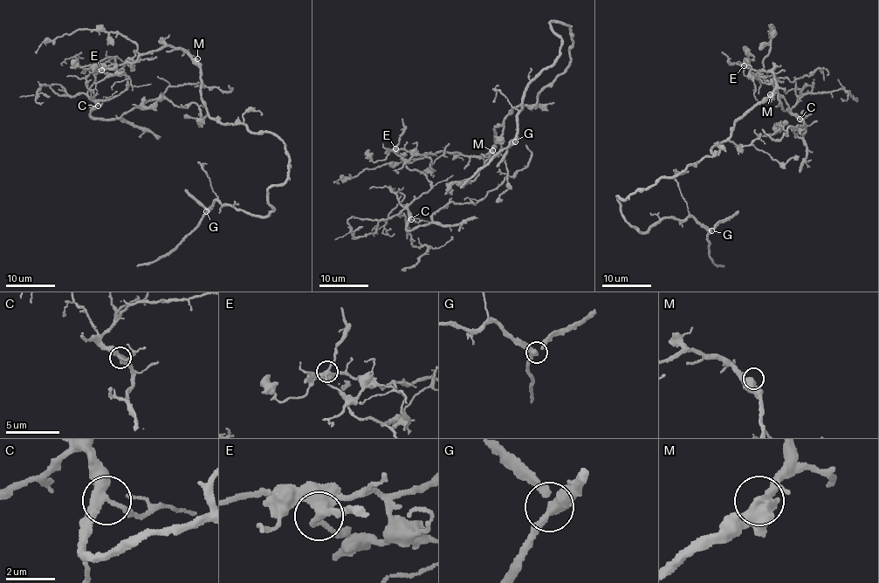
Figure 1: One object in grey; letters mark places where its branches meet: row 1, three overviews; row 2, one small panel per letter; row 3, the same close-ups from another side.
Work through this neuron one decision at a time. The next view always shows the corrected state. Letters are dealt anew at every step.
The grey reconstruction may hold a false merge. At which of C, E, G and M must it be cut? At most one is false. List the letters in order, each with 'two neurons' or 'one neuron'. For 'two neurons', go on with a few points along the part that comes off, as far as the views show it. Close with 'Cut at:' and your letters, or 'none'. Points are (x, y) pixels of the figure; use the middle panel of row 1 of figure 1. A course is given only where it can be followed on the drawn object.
C: one neuron
E: one neuron
G: one neuron
M: one neuron
Cut at: none

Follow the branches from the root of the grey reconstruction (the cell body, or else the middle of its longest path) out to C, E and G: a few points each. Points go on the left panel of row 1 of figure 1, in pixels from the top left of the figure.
C: (203, 106), (199, 67), (186, 53), (169, 46), (126, 63), (127, 89), (98, 106)
E: (203, 106), (200, 68), (181, 50), (164, 46), (142, 53), (133, 62), (103, 66), (101, 70)
G: (203, 106), (221, 123), (273, 133), (290, 161), (284, 182), (267, 188), (271, 214), (217, 201), (206, 211)

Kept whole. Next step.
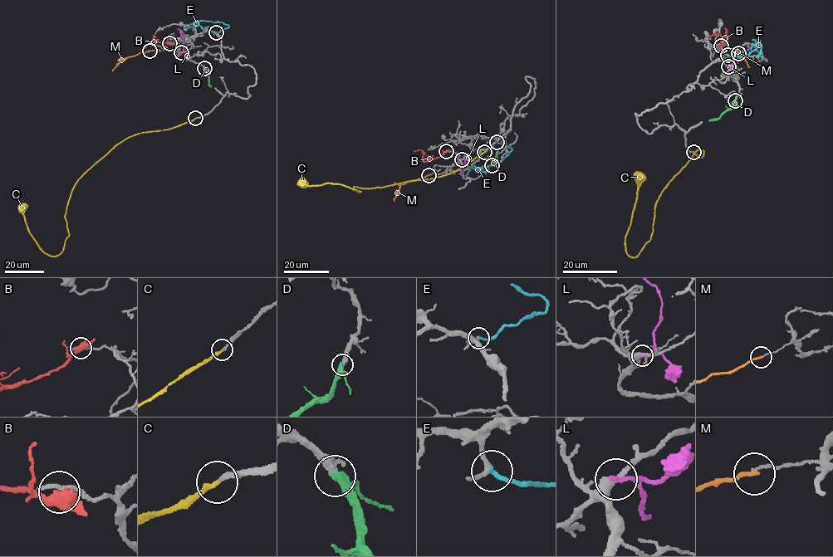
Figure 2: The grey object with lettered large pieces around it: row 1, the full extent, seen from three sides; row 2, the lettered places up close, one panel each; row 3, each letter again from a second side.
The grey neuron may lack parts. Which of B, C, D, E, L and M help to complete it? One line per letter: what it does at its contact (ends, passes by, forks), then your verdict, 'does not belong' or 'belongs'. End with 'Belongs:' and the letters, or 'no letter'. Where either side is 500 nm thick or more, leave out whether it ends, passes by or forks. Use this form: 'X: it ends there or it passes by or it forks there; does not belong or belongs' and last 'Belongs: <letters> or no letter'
B: does not belong
C: it ends there; belongs
D: it passes by; belongs
E: it ends there; belongs
L: it ends there; does not belong
M: it ends there; does not belong
Belongs: C, D, E

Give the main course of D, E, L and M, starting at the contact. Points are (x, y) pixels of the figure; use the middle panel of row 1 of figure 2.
D: (492, 165), (497, 158), (497, 149)
E: (496, 142), (504, 143), (512, 148), (511, 151), (498, 163), (477, 169), (471, 166), (467, 176)
L: (462, 159), (466, 163), (462, 173), (458, 173)
M: (428, 175), (402, 183), (394, 201)

